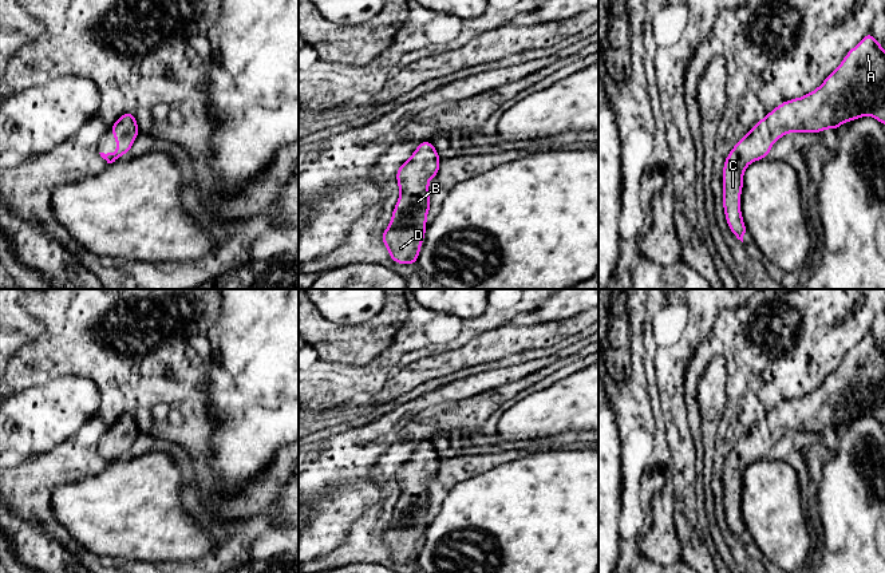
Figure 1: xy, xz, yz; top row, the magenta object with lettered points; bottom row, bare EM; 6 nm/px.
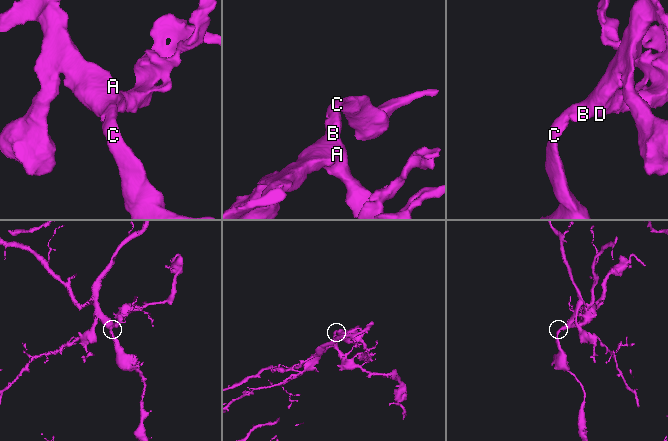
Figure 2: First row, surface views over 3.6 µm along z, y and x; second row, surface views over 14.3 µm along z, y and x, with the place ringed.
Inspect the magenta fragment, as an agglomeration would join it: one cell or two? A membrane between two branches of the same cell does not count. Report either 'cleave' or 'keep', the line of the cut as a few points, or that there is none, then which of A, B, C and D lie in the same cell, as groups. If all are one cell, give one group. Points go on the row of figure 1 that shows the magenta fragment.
keep; no cut; A B C D

